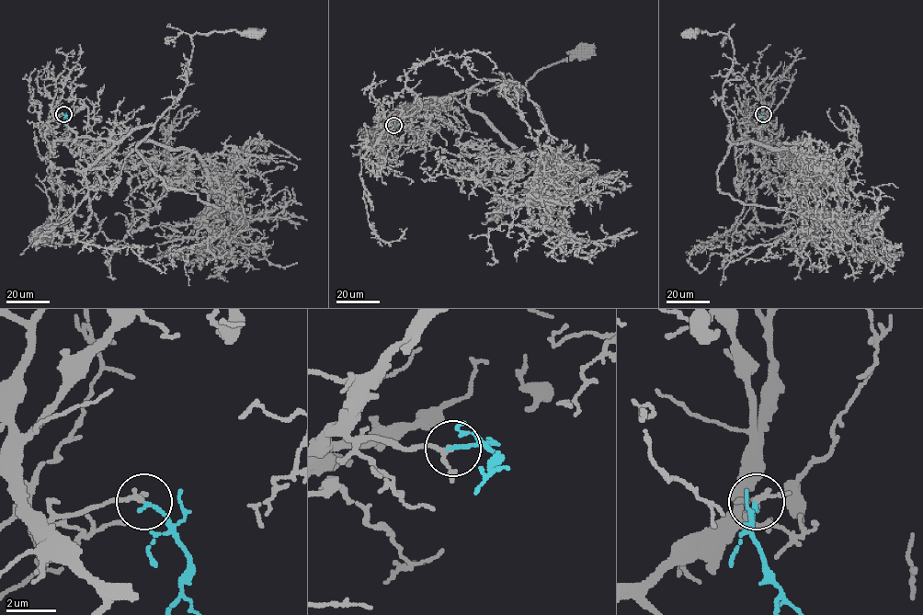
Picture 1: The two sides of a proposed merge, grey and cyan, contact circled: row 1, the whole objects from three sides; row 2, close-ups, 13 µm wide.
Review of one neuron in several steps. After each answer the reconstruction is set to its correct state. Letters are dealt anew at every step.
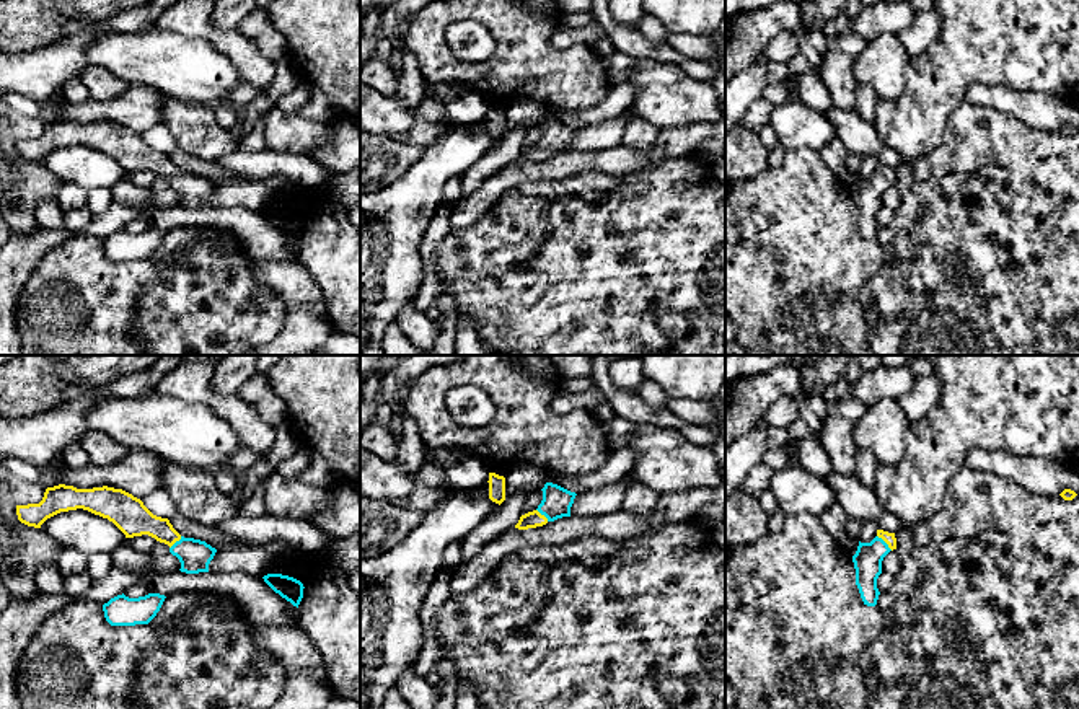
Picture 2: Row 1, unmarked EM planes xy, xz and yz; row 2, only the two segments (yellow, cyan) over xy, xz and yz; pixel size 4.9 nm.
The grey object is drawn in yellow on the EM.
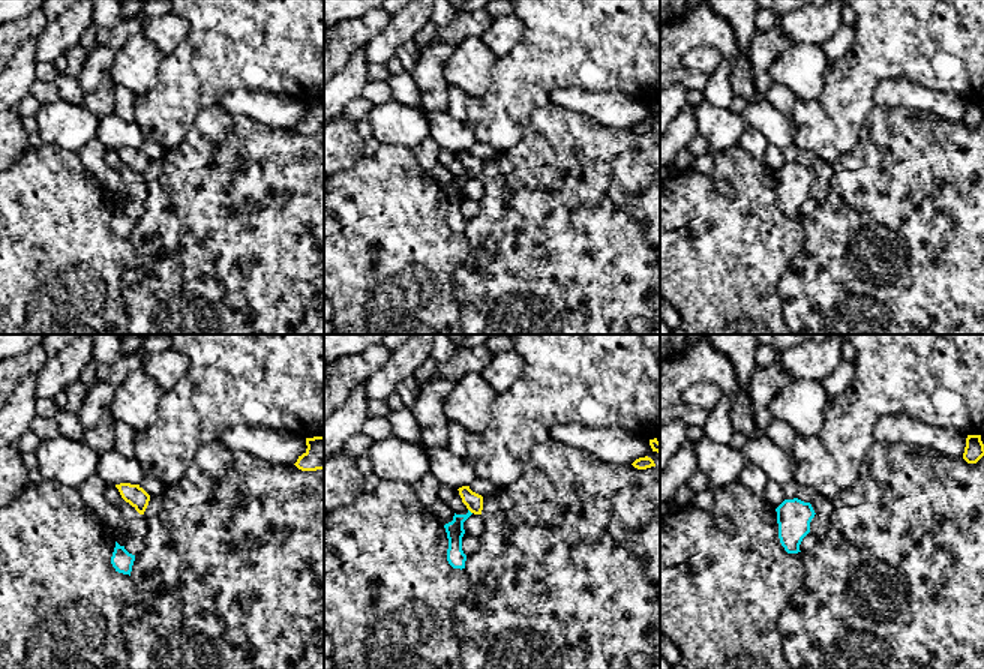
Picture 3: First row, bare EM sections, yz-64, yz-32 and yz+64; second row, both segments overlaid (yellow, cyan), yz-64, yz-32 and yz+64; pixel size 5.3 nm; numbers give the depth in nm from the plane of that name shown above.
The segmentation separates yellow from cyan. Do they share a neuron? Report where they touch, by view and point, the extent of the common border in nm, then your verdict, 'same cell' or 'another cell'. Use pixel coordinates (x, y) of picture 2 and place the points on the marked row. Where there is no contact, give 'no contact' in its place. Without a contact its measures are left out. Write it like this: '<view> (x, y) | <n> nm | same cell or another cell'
yz (885, 541) | 110 nm | same cell

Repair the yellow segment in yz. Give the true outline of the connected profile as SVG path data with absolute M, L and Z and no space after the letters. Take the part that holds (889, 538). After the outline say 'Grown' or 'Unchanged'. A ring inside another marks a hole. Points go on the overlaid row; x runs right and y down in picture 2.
M877 530L877 536L870 543L861 543L852 556L856 569L856 585L864 605L875 606L879 600L877 579L882 574L883 557L896 549L895 533Z. Grown

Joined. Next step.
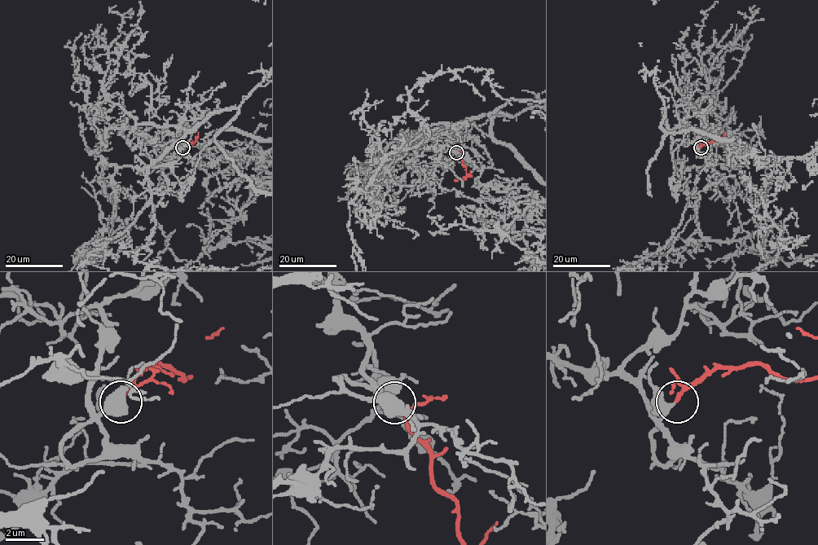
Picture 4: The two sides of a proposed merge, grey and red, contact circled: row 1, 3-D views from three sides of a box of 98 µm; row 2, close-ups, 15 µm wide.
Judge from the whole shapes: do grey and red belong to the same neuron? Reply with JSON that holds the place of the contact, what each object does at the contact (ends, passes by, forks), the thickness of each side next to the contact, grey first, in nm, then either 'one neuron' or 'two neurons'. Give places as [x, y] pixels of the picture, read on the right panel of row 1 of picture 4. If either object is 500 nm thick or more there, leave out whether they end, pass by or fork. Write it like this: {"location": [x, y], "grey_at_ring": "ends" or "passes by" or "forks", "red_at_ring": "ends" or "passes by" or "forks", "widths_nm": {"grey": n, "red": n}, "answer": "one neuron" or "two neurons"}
{"location": [701, 147], "widths_nm": {"grey": 550, "red": 220}, "answer": "one neuron"}

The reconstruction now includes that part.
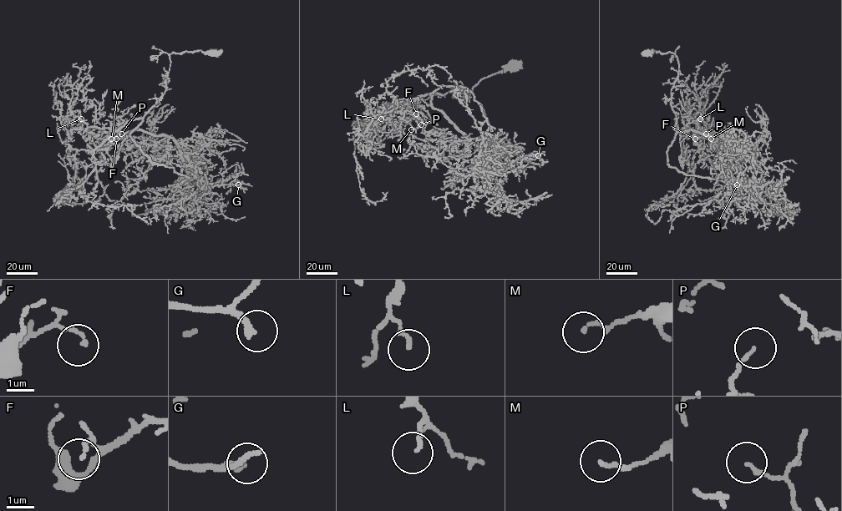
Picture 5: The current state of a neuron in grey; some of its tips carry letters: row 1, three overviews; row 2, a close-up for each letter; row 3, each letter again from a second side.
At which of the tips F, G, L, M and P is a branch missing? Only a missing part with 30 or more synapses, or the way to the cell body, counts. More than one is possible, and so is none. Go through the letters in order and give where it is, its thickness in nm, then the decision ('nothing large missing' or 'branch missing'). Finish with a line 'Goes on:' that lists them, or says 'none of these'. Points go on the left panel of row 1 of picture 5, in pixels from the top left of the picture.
F: (116, 139) | 130 nm | nothing large missing
G: (238, 184) | 220 nm | branch missing
L: (81, 118) | 110 nm | nothing large missing
M: (111, 139) | 130 nm | nothing large missing
P: (121, 134) | 110 nm | nothing large missing
Goes on: G

